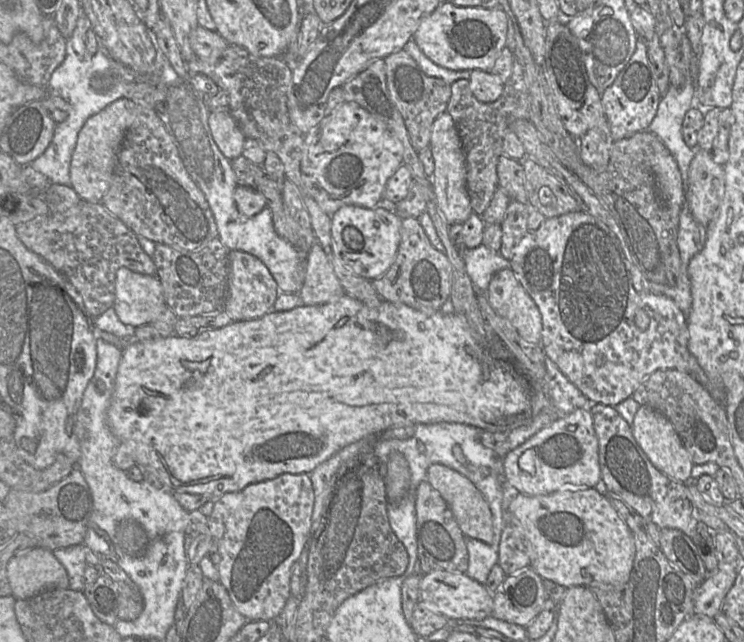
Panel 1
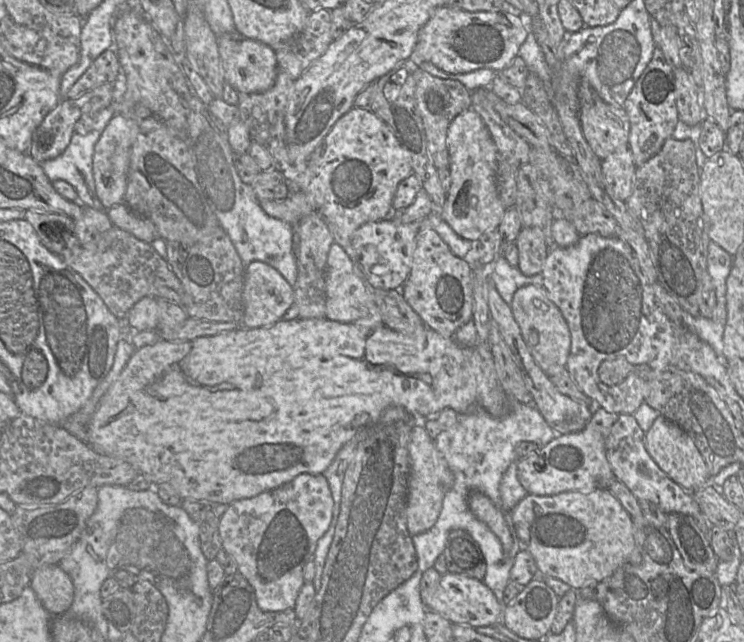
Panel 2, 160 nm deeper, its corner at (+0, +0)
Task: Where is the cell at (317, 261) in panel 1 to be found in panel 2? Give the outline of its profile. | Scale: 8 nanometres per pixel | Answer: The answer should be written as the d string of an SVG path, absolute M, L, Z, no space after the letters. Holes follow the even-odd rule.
M336 243L330 247L326 263L326 318L361 325L383 324L381 313L373 296L367 290L362 273L356 269L343 248Z

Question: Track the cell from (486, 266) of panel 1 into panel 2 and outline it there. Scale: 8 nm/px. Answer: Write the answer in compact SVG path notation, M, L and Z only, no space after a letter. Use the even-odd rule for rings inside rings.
M499 256L494 262L485 264L483 268L484 272L488 273L491 283L495 286L500 296L508 304L512 302L514 293L520 287L530 284L542 286L543 284L541 274L526 276L502 256Z

